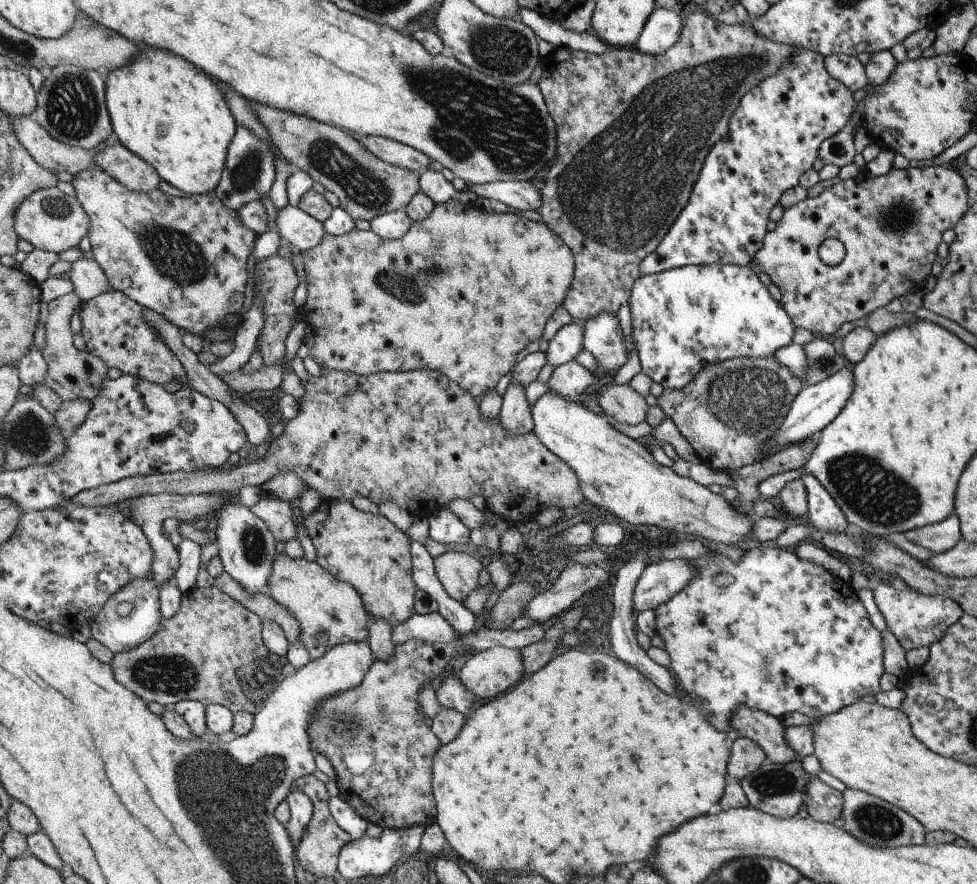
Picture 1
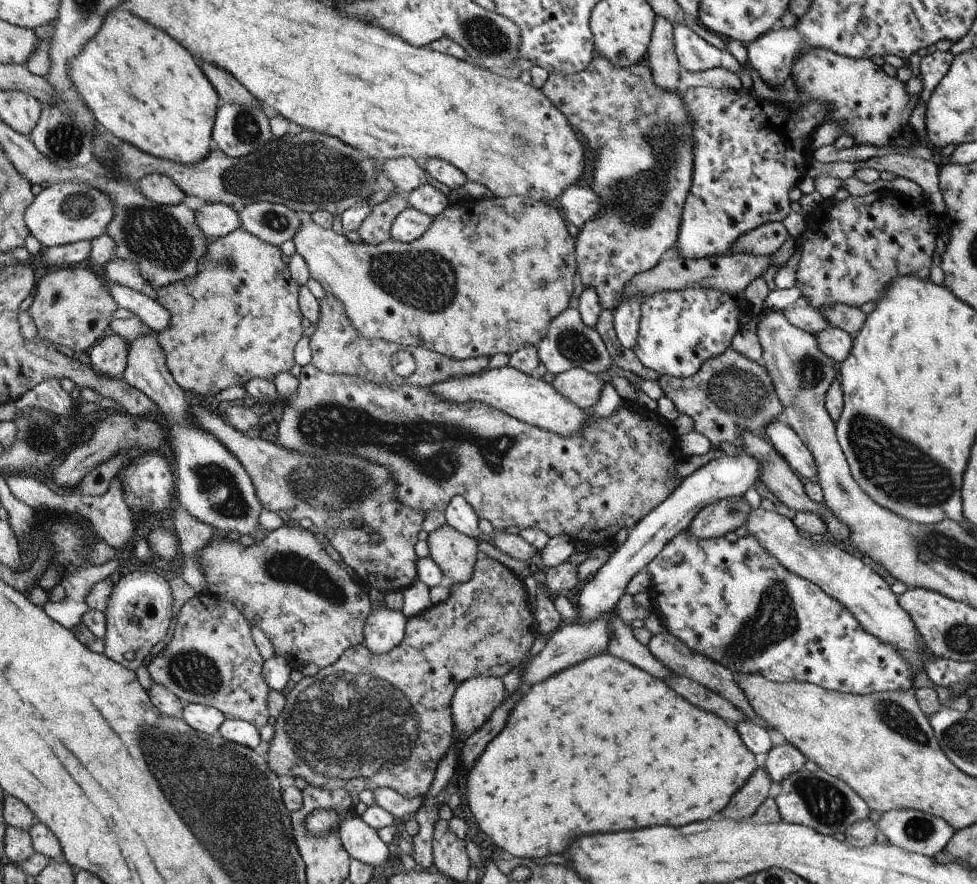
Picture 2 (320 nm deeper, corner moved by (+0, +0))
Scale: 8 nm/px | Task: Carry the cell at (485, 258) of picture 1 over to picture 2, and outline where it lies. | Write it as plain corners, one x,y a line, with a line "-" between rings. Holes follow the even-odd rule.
494,195
488,199
464,199
450,204
443,213
434,218
435,222
432,222
431,229
423,237
410,243
392,240
376,245
366,242
355,243
348,240
345,234
340,234
332,228
319,226
312,220
302,223
293,240
296,252
304,258
307,264
310,278
320,283
326,294
332,294
334,298
344,304
344,310
347,311
352,327
359,332
362,338
384,340
400,346
420,347
459,360
472,360
472,358
480,357
491,359
499,353
510,356
523,349
524,346
538,346
549,333
551,323
564,310
569,309
572,290
574,290
572,280
574,280
578,256
574,256
576,244
574,244
574,238
570,238
570,234
566,230
566,222
564,222
562,214
558,214
556,208
532,198
496,197

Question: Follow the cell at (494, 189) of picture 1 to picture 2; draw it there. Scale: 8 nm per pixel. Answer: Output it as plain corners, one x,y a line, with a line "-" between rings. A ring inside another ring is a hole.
568,186
568,189
564,190
556,201
564,210
564,218
578,228
598,218
602,210
598,194
592,192
588,187

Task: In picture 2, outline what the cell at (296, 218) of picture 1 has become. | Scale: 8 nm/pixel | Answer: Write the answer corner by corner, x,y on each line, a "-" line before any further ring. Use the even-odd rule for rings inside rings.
254,202
240,207
238,214
243,230
274,246
293,240
302,226
297,211
286,204

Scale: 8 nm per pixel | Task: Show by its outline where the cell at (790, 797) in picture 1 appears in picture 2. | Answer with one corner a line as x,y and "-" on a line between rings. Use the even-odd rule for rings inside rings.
803,769
790,774
789,778
780,782
774,792
774,802
778,806
782,821
814,828
824,836
844,835
852,824
870,819
871,809
868,804
848,784
821,769
816,772

